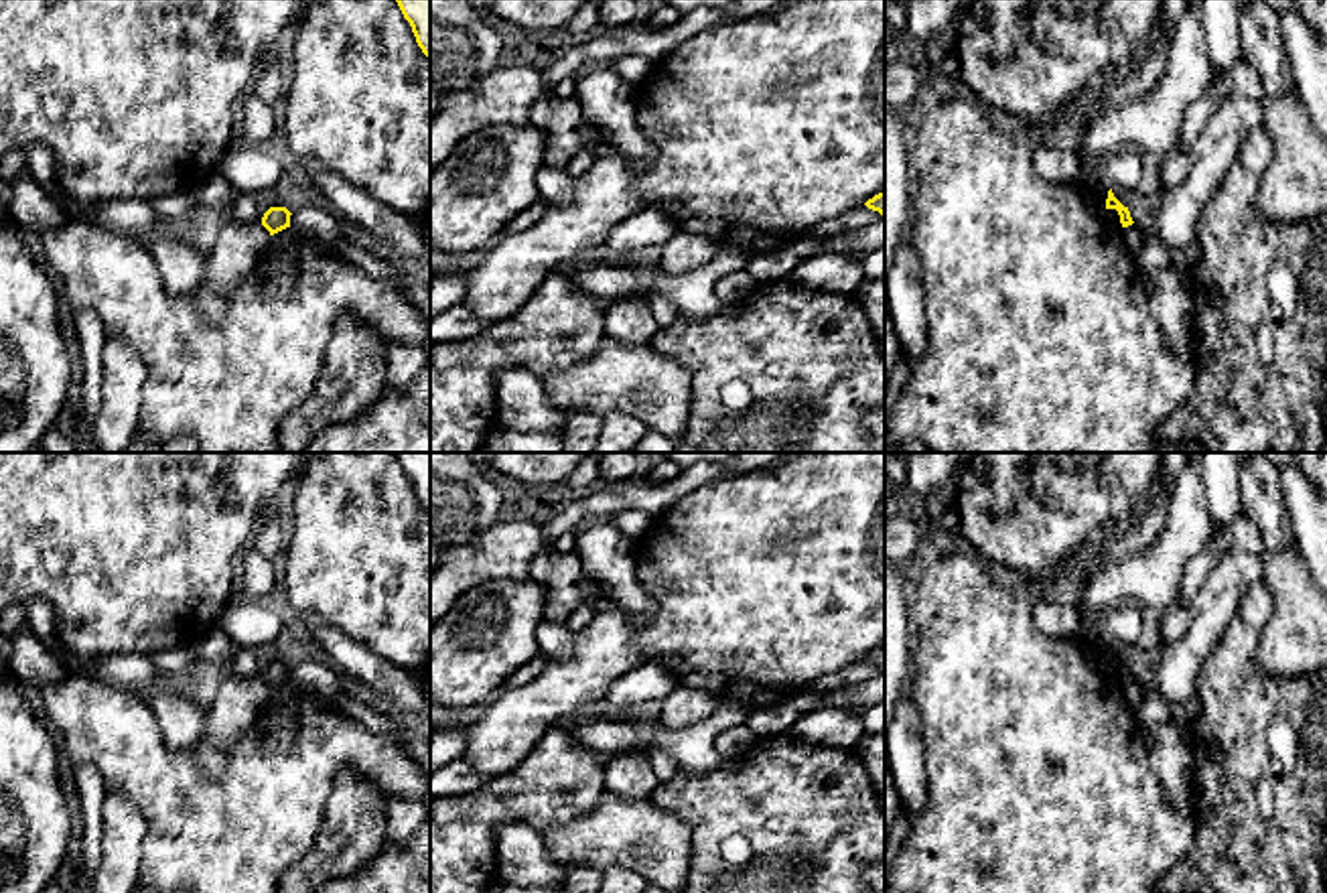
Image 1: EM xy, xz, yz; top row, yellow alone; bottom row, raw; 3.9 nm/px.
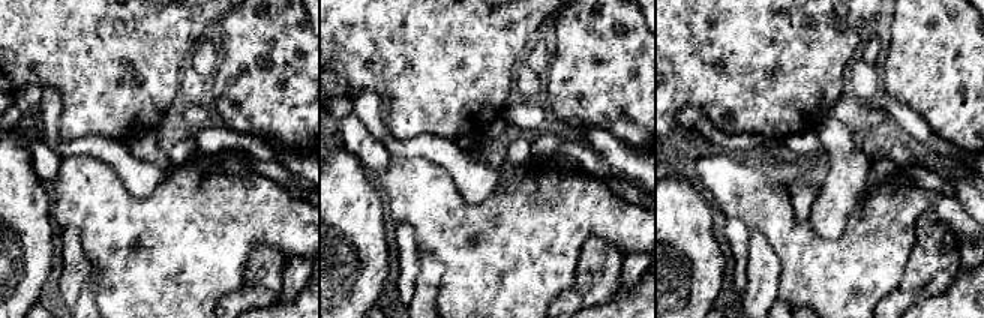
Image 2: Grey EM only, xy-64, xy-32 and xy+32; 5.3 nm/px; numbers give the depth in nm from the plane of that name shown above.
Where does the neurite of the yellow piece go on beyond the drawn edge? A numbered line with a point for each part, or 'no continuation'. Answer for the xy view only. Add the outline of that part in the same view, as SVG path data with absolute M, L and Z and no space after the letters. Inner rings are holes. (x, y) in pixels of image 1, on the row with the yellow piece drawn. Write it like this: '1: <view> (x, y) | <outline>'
no continuation

